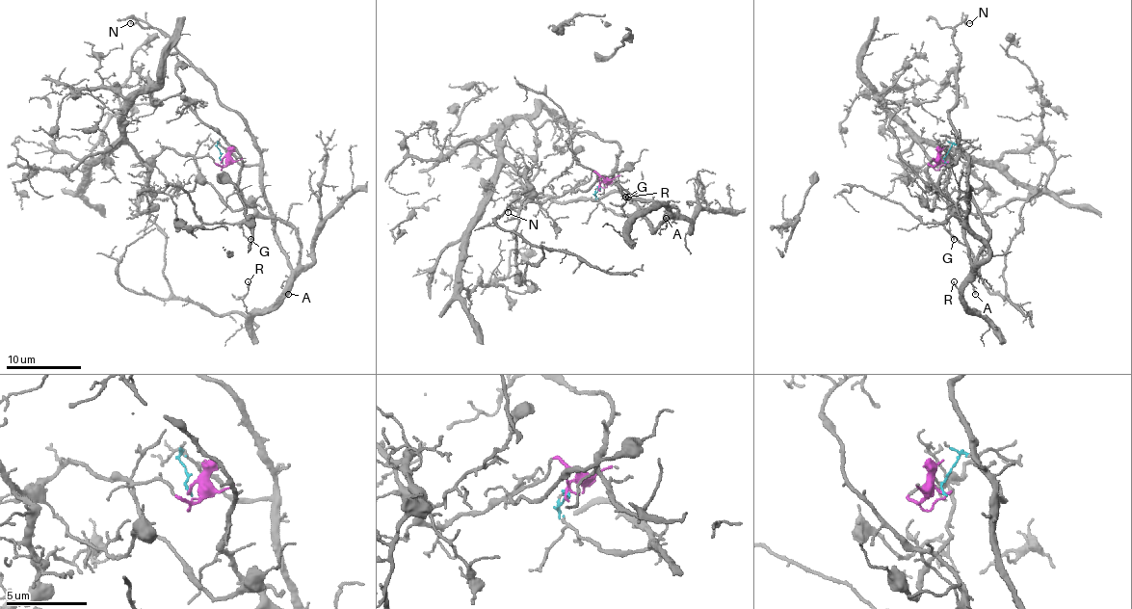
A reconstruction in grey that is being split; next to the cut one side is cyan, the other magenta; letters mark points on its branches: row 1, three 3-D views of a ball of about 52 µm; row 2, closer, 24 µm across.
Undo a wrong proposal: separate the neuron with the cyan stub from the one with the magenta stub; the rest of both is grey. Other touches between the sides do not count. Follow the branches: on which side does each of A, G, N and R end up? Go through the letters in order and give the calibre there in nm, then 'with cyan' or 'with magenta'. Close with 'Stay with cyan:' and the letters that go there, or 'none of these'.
A: calibre 130 nm; with cyan
G: calibre 100 nm; with cyan
N: calibre 100 nm; with cyan
R: calibre 130 nm; with cyan
Stay with cyan: A, G, N, R

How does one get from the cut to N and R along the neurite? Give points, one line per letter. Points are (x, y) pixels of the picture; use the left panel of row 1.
N: (221, 162), (218, 144), (244, 164), (256, 164), (260, 155), (254, 136), (167, 35), (143, 20), (129, 24)
R: (221, 162), (218, 144), (258, 168), (276, 241), (290, 269), (284, 293), (266, 308), (249, 311), (248, 281)

